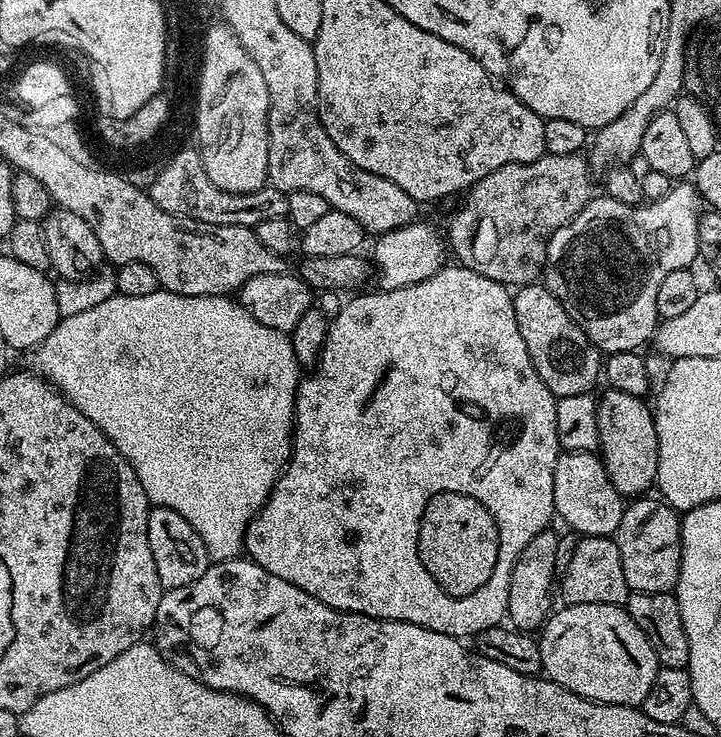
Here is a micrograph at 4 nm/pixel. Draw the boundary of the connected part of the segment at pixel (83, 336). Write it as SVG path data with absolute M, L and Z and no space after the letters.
M157 290L154 294L138 294L122 296L115 294L106 298L96 306L90 306L80 314L63 317L50 330L50 334L34 348L36 354L35 371L64 393L65 398L130 462L138 482L142 482L142 490L146 494L149 505L167 506L170 510L182 514L190 526L194 526L198 538L206 546L209 557L213 561L235 560L244 552L244 535L248 523L255 520L260 507L268 501L268 495L276 485L276 479L284 471L289 456L292 455L292 430L296 418L296 387L302 379L301 365L296 363L292 341L289 333L279 332L270 326L262 326L258 318L254 318L235 299L228 296L183 296L173 292Z

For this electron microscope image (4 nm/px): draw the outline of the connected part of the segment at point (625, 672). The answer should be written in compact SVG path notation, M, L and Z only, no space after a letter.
M569 604L557 607L538 632L543 675L558 686L596 704L617 704L634 708L643 705L654 682L658 665L654 646L630 618L627 607L618 604Z

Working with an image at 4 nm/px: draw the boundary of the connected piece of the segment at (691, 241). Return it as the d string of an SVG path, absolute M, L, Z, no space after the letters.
M692 182L673 183L671 190L662 198L638 204L618 202L613 196L607 194L597 195L589 200L588 205L575 218L563 224L550 238L550 242L546 246L546 258L542 265L542 283L545 288L550 290L550 294L554 294L554 298L558 298L558 302L562 302L566 314L570 314L570 318L574 318L576 325L586 334L586 338L596 347L597 352L611 354L613 352L634 352L643 349L643 344L648 344L653 339L653 332L658 325L656 299L658 298L658 286L662 286L662 278L666 278L666 274L670 274L674 270L691 269L693 267L692 263L697 263L700 250L698 222L701 215L702 201L700 193L697 192L695 183Z

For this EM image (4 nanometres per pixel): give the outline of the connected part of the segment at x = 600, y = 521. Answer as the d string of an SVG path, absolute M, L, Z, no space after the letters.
M561 451L554 466L555 515L569 524L573 533L580 536L615 537L618 522L626 507L625 497L610 482L606 466L596 452Z

